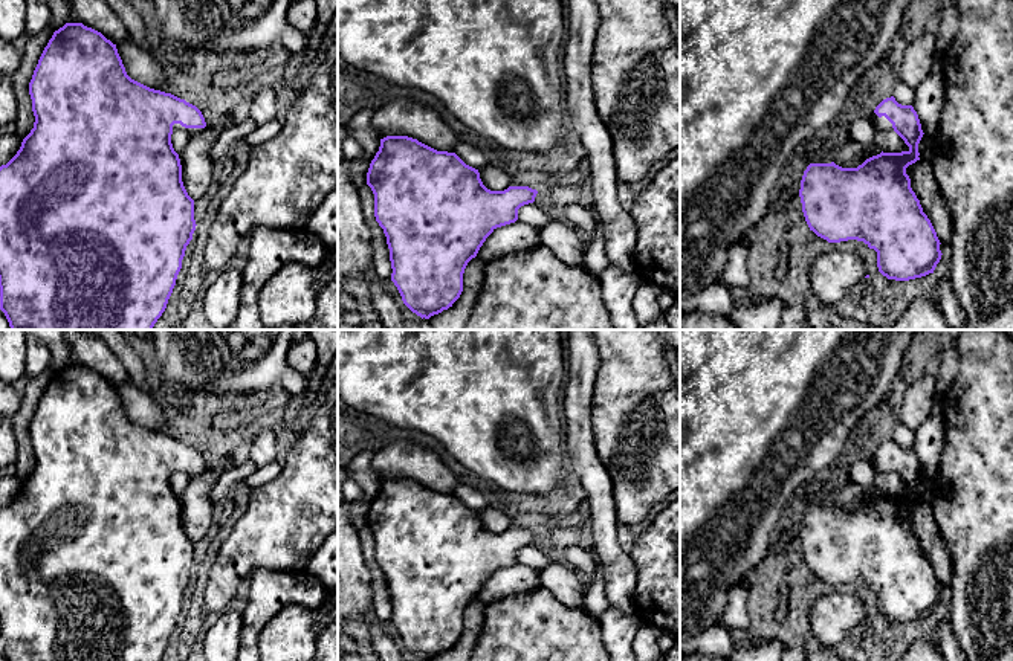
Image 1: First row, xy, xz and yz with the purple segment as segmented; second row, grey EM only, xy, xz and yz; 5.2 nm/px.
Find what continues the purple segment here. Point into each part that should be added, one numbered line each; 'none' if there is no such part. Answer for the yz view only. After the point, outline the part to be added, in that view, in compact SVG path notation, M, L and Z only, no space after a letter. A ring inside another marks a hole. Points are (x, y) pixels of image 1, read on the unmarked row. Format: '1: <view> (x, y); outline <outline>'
1: yz (880, 466); outline M872 455L871 463L872 463L874 472L877 473L882 473L882 475L894 473L892 466L885 458L879 459L875 455Z

